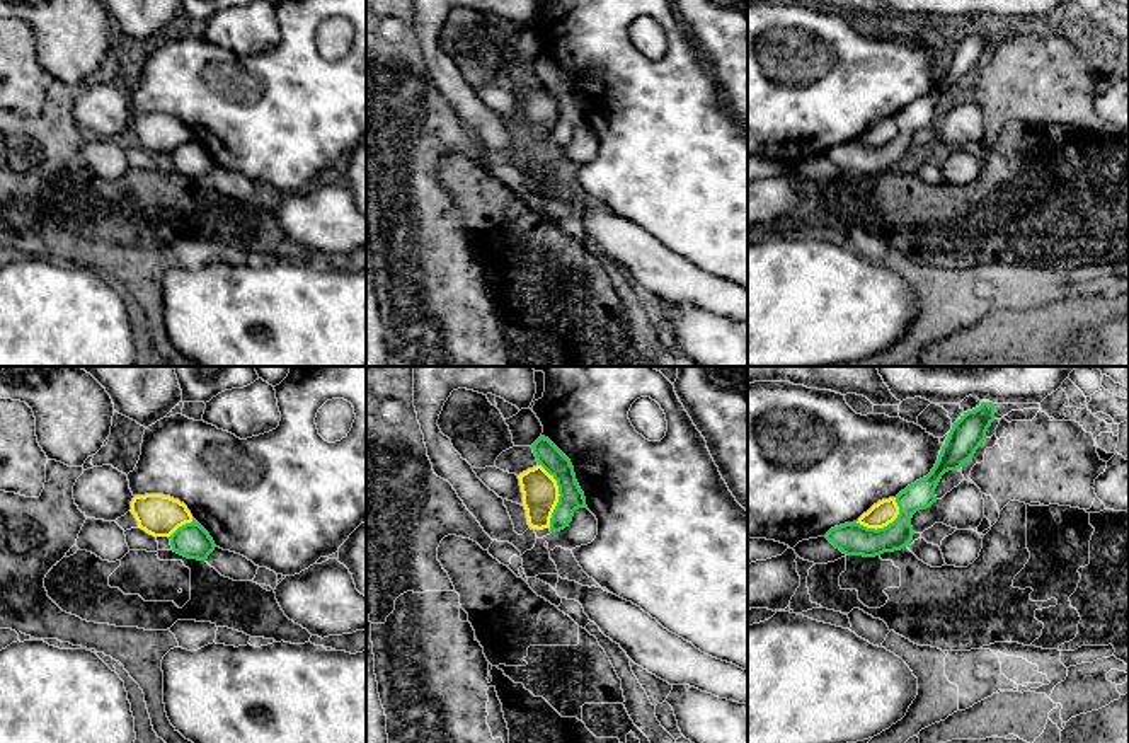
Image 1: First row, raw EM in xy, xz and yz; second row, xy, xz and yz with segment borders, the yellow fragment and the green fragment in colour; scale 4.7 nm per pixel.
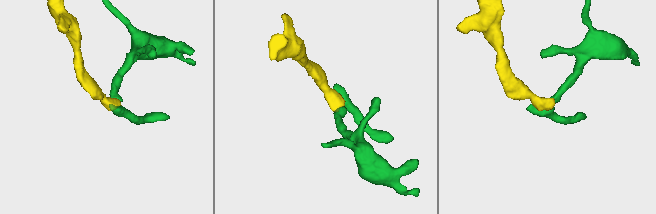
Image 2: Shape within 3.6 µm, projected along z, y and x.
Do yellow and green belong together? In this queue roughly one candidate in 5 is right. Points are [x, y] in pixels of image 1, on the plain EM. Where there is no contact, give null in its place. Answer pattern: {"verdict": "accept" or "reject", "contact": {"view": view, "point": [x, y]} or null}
{"verdict": "reject", "contact": {"view": "xz", "point": [559, 113]}}

